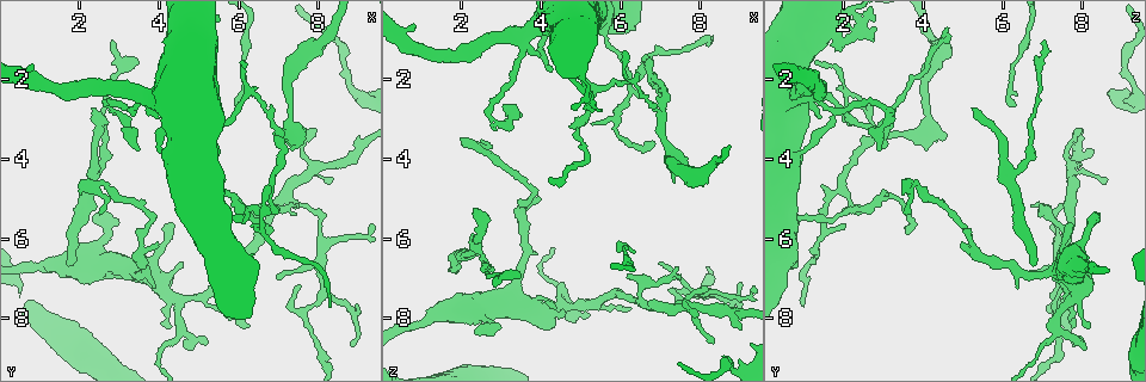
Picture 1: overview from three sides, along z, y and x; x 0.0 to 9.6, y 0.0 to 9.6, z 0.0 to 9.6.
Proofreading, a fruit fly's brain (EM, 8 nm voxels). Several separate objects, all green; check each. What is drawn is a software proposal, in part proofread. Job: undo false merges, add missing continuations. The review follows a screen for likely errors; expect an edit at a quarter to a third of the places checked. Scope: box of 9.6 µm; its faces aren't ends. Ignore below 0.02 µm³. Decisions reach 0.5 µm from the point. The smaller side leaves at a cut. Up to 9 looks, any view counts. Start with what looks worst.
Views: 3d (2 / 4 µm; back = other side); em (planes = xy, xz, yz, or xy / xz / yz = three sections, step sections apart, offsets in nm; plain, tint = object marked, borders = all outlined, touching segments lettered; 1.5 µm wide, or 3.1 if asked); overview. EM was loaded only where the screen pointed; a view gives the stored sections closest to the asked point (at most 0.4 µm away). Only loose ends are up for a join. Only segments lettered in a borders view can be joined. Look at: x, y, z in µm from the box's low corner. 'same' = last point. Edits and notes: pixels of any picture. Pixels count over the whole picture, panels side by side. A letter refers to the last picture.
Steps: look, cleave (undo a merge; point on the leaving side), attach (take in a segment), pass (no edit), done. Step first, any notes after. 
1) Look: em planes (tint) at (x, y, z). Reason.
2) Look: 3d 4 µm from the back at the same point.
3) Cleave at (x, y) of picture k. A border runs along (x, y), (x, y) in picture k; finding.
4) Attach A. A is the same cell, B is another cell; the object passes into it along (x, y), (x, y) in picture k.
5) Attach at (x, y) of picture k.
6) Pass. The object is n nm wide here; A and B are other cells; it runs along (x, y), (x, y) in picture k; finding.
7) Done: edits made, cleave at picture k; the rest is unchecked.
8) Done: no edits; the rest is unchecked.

Look: em xz step 8 (plain) at (6.30, 2.30, 2.05). Abrupt turn.

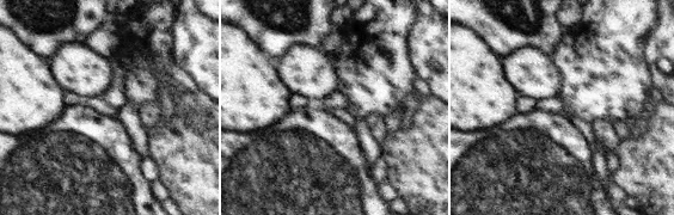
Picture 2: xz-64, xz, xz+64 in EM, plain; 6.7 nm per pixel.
Look: em xz step 8 (tint) at the same point.

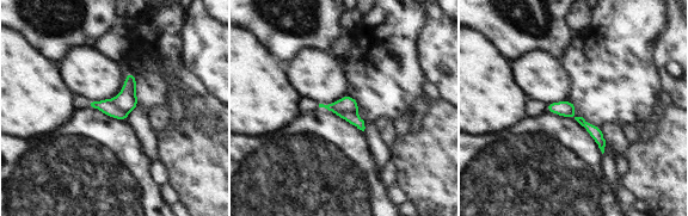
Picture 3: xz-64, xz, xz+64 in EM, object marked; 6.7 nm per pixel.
Look: em xz step 8 (borders) at the same point.

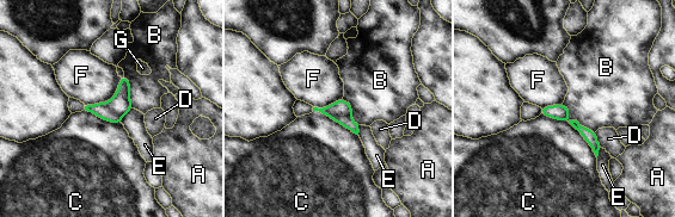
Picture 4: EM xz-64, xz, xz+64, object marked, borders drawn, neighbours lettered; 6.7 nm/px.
Cleave at (345, 121) of picture 4. A, B, C, D, E, F and G are other cells; a border runs along (349, 116), (335, 115), (331, 118) in picture 4; two neurons meet here.

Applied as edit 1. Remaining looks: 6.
Look: 3d 4 µm from the back at (8.85, 8.70, 7.80). Thin end.

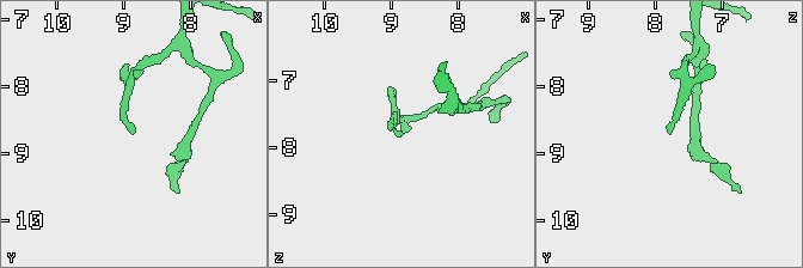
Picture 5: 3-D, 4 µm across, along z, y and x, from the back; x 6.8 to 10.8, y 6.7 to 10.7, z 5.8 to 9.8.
Look: em planes (borders) at (8.90, 8.75, 7.75). Need the tissue.

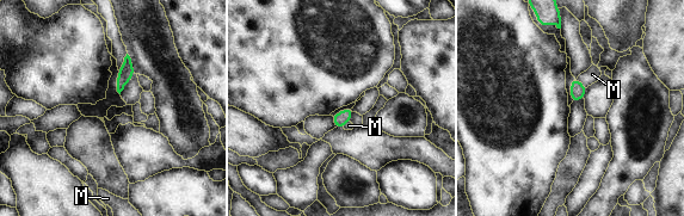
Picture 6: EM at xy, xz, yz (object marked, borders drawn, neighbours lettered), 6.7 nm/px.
Pass. M is another cell; a border runs along (577, 78), (586, 87) in picture 6; no lettered segment goes on from it.

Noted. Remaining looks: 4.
Look: em planes (tint) at (5.80, 5.45, 1.20). Calibre changes.

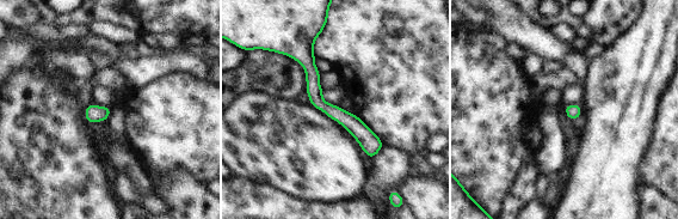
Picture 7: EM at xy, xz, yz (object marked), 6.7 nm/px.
Look: em planes (borders) at the same point. See the neighbours.

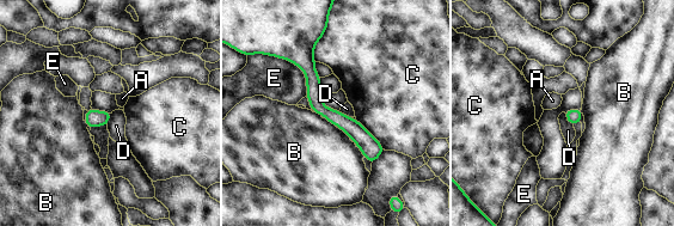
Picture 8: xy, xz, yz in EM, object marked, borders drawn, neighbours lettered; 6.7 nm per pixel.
Pass. A, B, C, D and E are other cells; a border runs along (563, 112), (573, 126) in picture 8; continuous, no second neuron.

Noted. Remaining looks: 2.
Done: edits made, cleave at picture 4; the rest is unchecked.

